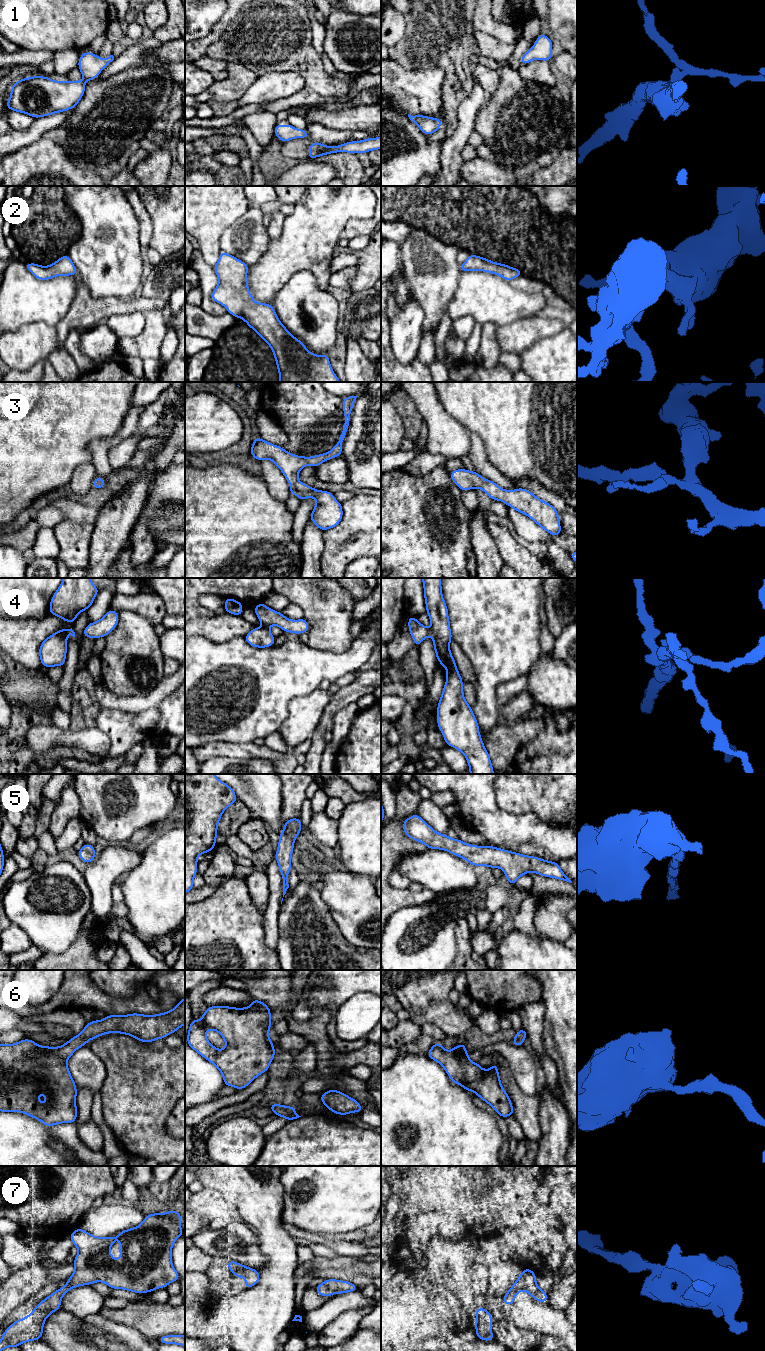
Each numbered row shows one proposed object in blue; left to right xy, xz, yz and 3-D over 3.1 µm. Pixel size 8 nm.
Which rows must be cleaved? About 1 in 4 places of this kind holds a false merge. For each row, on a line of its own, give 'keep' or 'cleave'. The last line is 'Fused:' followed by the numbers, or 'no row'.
1: keep
2: keep
3: keep
4: cleave
5: keep
6: keep
7: keep
Fused: 4

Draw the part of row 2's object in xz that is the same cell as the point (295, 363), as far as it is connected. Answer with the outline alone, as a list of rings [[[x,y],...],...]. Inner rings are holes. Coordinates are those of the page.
[[[221,250],[219,260],[213,267],[218,286],[211,294],[211,299],[223,305],[228,313],[244,320],[271,348],[277,369],[279,382],[341,382],[334,373],[329,355],[315,355],[295,338],[280,322],[271,304],[255,302],[248,289],[247,272],[249,265]]]

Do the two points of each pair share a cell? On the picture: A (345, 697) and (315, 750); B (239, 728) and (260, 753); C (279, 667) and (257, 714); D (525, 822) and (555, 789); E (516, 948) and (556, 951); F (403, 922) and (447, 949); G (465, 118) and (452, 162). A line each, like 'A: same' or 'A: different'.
A: same
B: different
C: same
D: different
E: same
F: same
G: same

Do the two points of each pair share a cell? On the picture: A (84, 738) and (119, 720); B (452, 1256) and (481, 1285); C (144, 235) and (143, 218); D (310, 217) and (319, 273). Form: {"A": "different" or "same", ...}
{"A": "different", "B": "different", "C": "same", "D": "same"}

